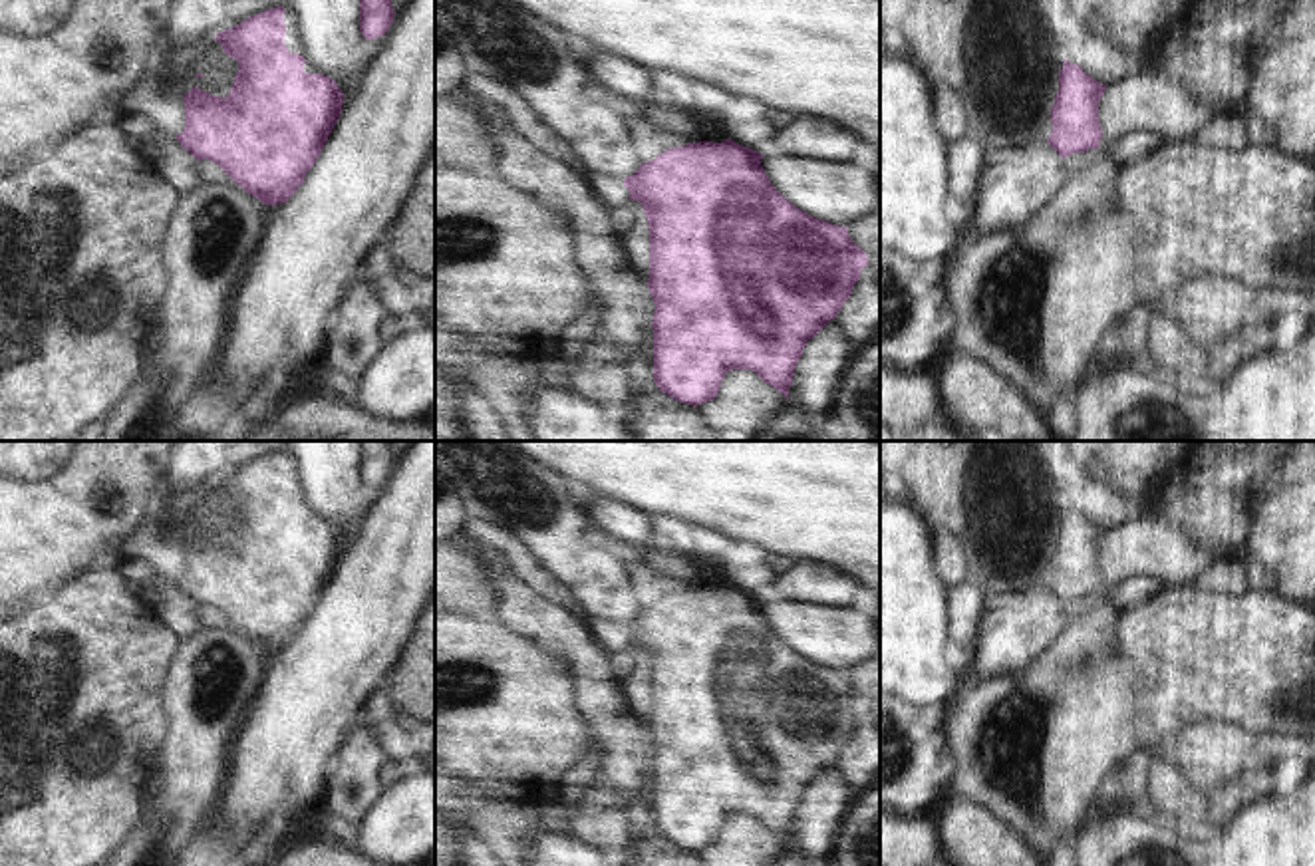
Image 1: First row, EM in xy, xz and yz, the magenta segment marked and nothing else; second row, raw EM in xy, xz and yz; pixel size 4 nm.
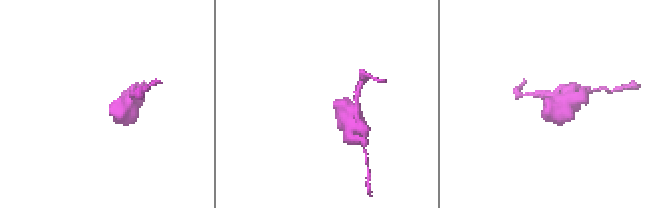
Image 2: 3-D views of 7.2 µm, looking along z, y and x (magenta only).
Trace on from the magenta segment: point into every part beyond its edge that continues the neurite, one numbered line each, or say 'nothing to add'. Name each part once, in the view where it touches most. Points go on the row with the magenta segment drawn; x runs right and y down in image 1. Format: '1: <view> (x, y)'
nothing to add

